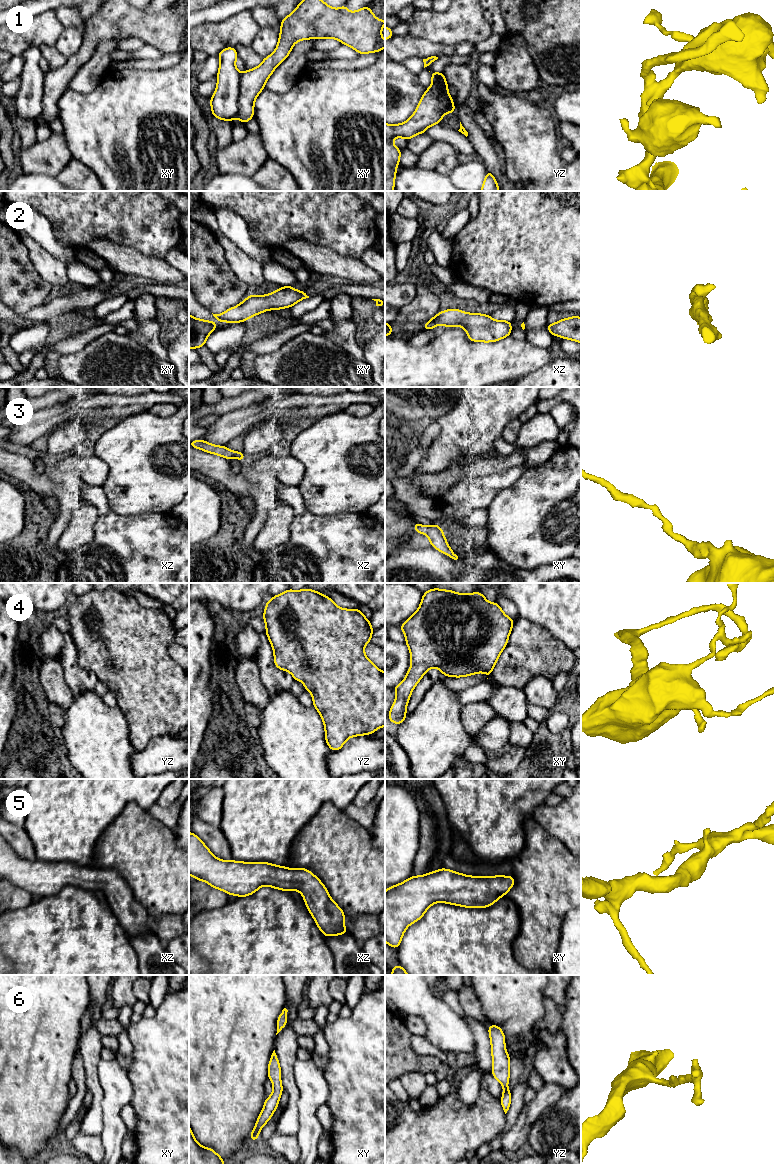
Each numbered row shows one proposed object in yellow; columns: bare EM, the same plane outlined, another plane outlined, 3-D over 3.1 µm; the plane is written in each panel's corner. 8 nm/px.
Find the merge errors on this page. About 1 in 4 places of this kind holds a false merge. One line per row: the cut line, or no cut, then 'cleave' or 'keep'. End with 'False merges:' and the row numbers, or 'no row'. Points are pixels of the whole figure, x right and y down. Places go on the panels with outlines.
1: cut xy (241, 73), (238, 112), (236, 115); cleave
2: cut none; keep
3: cut none; keep
4: cut none; keep
5: cut none; keep
6: cut none; keep
False merges: 1

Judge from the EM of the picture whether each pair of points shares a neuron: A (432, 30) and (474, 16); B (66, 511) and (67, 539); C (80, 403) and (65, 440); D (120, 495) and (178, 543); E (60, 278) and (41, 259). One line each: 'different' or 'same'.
A: same
B: different
C: different
D: different
E: same

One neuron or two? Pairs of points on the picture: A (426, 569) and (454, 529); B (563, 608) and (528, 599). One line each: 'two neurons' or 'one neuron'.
A: one neuron
B: one neuron

